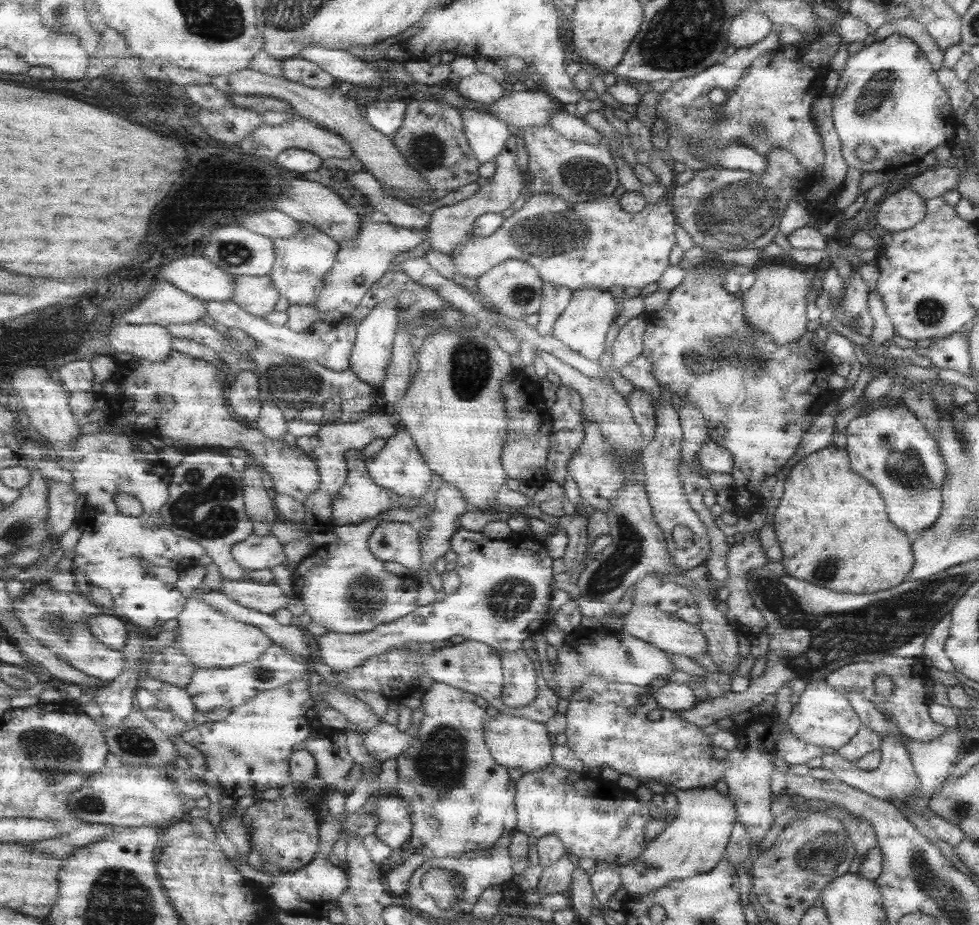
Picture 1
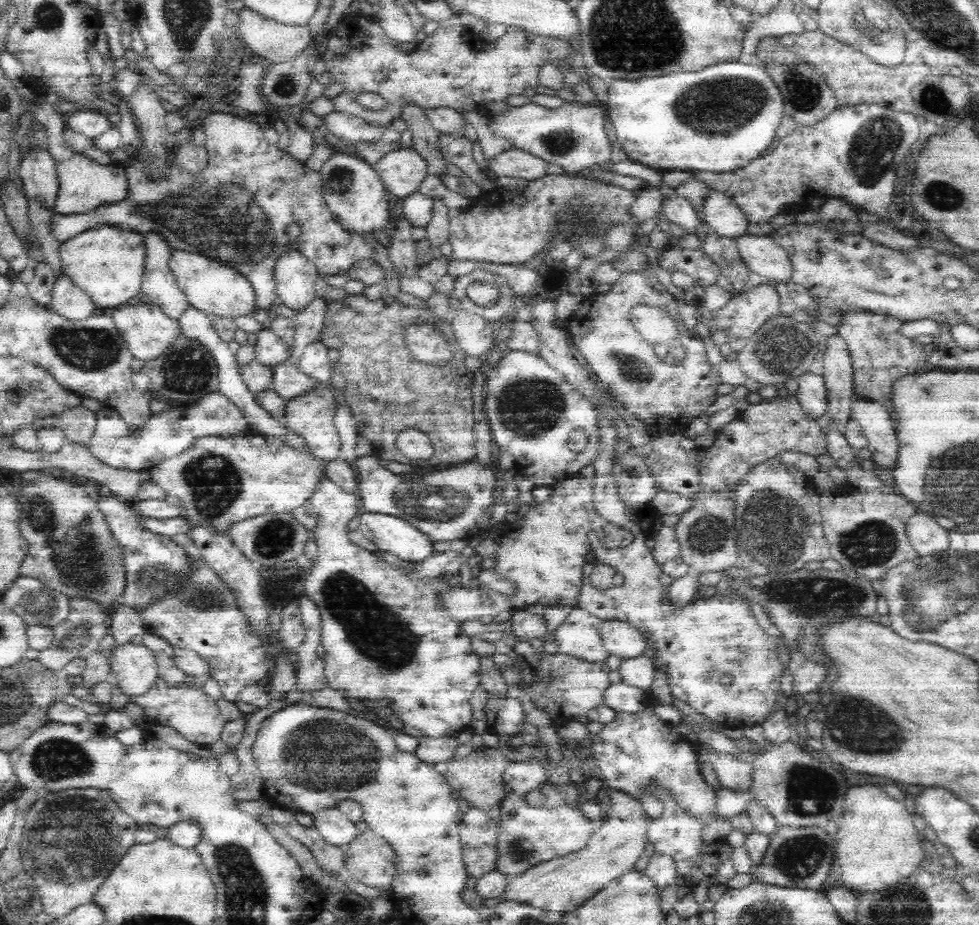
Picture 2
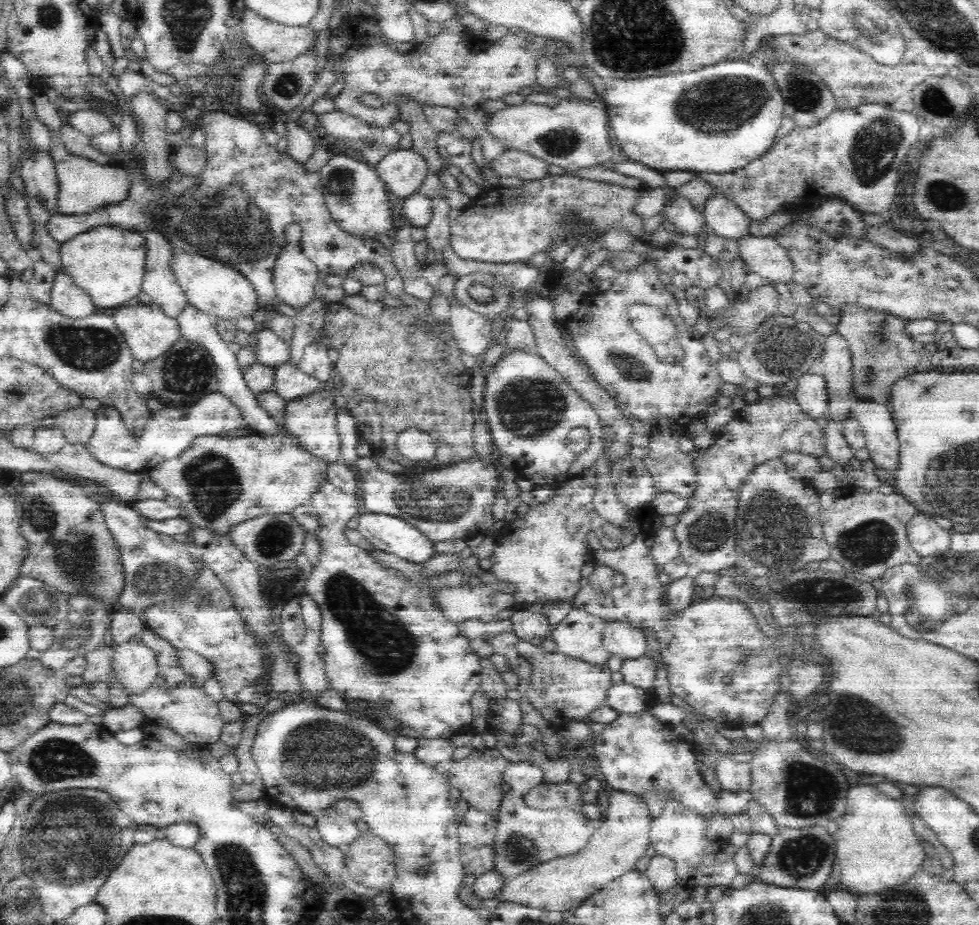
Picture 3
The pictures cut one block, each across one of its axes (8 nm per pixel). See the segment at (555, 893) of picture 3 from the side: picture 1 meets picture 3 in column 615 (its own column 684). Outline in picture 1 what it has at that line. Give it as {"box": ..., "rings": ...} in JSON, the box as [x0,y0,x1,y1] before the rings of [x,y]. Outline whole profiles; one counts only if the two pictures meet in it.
{"box":[616,787,736,900],"rings":[[[697,787],[685,791],[677,789],[671,792],[677,803],[665,828],[647,842],[644,850],[635,858],[616,868],[627,899],[639,900],[643,894],[672,881],[704,874],[724,856],[731,827],[736,820],[733,802],[713,787]]]}

